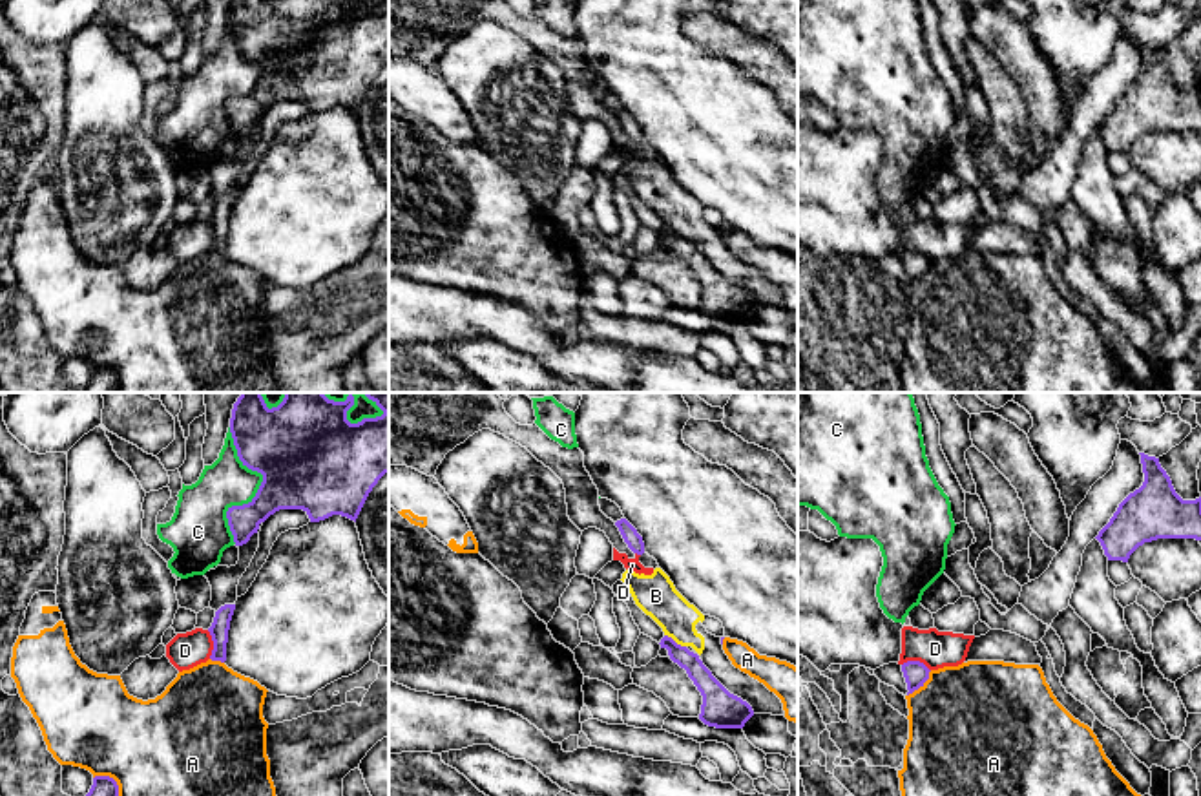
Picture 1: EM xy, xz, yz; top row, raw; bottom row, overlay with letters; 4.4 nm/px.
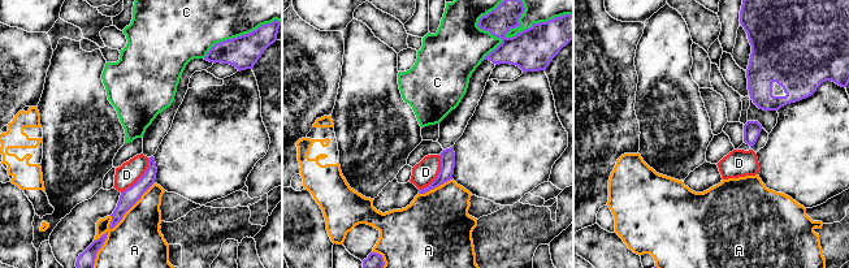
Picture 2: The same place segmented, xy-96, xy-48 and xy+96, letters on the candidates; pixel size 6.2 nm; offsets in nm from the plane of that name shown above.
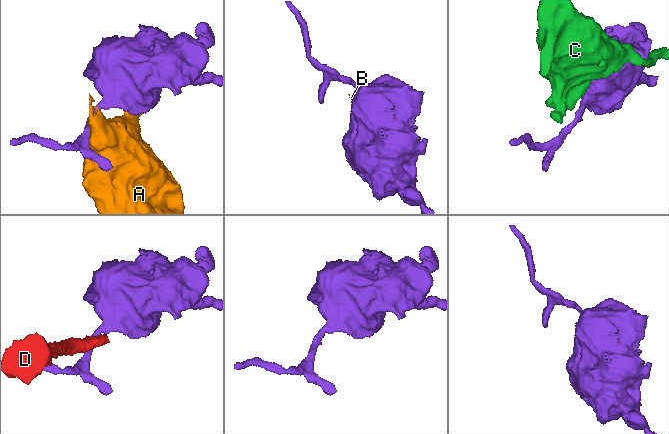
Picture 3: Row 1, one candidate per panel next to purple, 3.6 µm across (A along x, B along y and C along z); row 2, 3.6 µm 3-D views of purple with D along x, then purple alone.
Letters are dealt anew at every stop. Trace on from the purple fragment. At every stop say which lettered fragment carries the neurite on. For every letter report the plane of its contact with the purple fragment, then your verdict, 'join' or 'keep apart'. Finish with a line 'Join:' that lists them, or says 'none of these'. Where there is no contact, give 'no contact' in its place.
A: contact in yz; keep apart
B: contact in xz; keep apart
C: contact in xy; keep apart
D: contact in xy; keep apart
Join: none of these

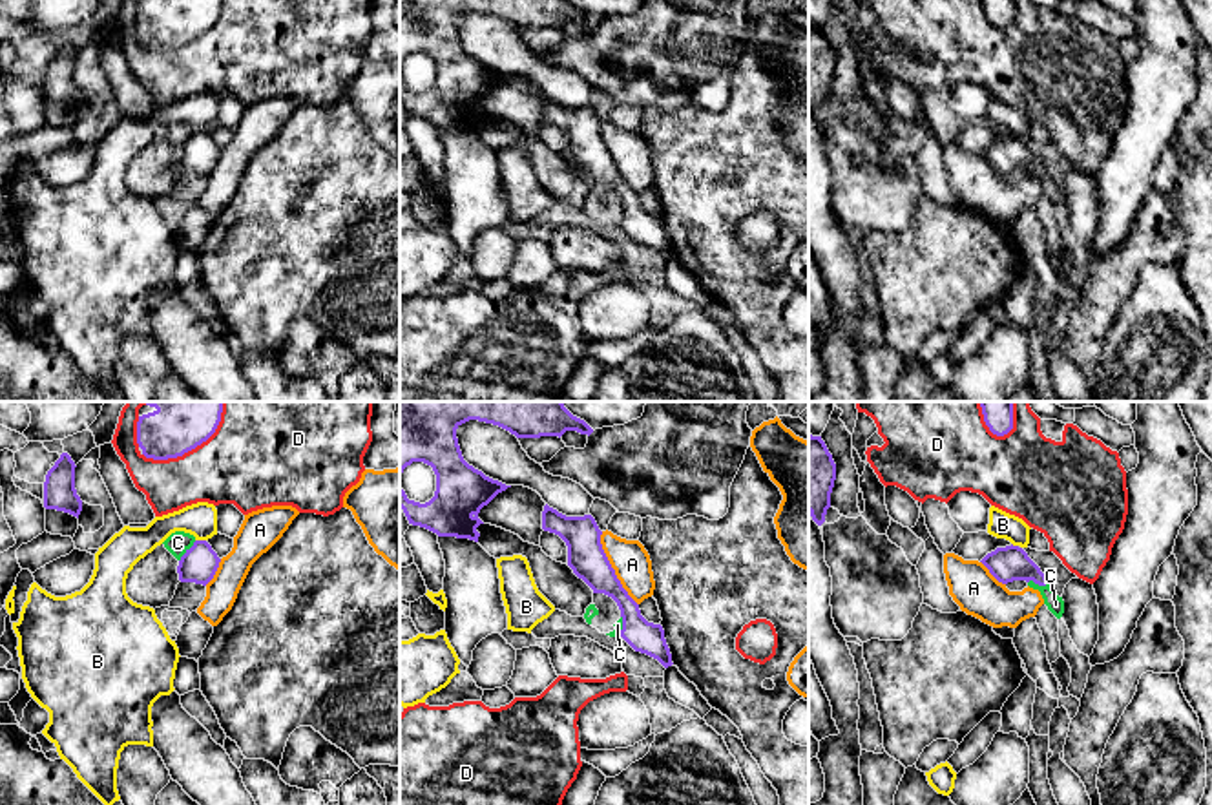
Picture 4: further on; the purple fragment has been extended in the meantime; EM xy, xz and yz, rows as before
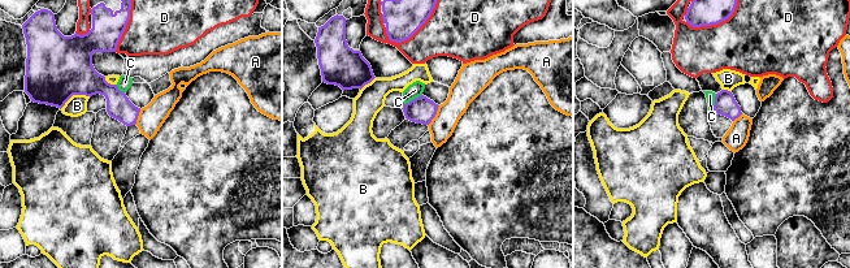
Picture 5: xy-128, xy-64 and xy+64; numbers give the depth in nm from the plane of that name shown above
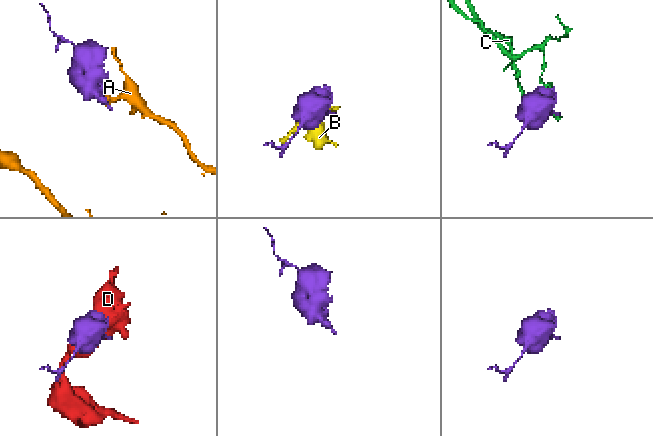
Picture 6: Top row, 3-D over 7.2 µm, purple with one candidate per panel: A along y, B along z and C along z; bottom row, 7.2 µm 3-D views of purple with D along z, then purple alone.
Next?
A: contact in xz; keep apart
B: contact in xy; keep apart
C: contact in xy; keep apart
D: contact in xy; keep apart
Join: none of these

